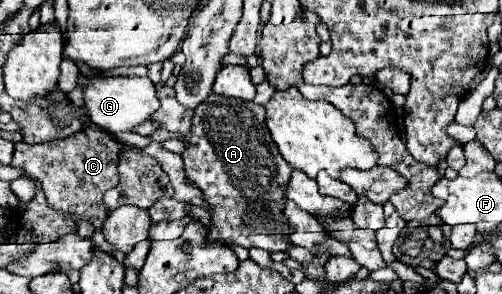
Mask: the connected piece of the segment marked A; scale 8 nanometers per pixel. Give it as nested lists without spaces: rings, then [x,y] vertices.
[[[210,93],[208,99],[194,109],[190,139],[188,147],[182,153],[182,161],[188,181],[200,187],[204,191],[204,199],[212,205],[212,227],[208,229],[208,239],[226,245],[236,243],[246,249],[260,247],[266,251],[284,251],[286,247],[290,247],[288,233],[292,233],[292,229],[282,215],[282,203],[286,197],[284,191],[292,167],[282,159],[276,143],[270,137],[262,105]]]

